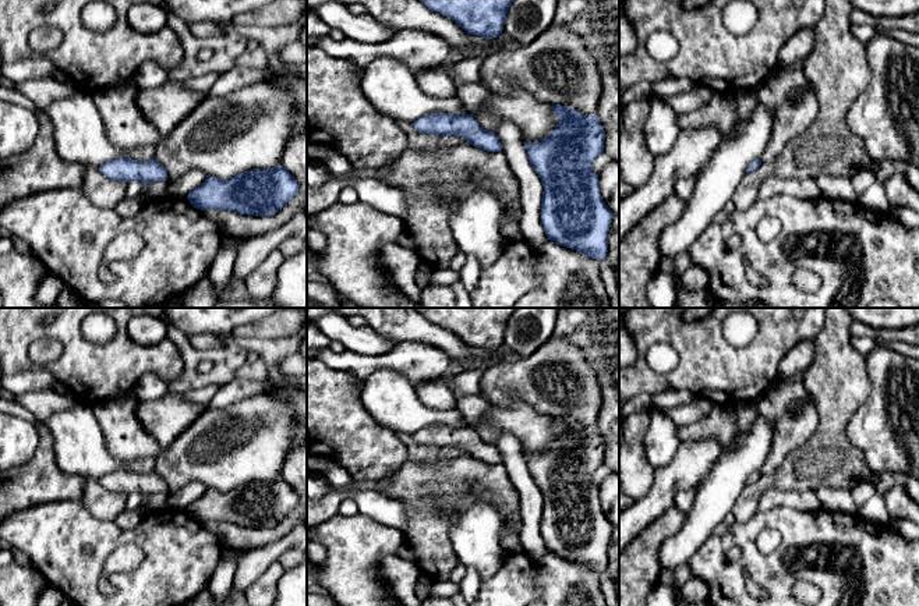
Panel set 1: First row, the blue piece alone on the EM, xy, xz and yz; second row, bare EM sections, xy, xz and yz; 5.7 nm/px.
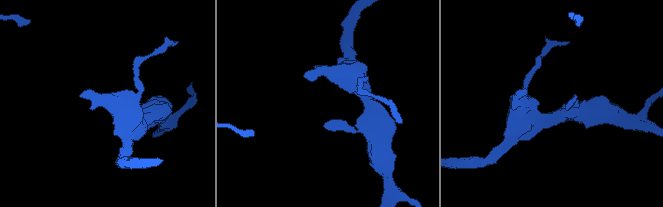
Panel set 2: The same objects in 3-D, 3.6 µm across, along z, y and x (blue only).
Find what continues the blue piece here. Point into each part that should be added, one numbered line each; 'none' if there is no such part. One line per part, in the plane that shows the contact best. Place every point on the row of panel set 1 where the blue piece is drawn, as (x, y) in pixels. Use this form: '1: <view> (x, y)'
none

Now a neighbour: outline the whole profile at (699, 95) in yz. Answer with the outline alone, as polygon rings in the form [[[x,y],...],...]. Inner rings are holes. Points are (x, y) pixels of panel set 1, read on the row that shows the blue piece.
[[[694,84],[693,88],[686,93],[679,93],[679,95],[667,98],[667,103],[678,114],[688,114],[706,106],[713,99],[714,93],[715,92],[713,92],[707,86]]]

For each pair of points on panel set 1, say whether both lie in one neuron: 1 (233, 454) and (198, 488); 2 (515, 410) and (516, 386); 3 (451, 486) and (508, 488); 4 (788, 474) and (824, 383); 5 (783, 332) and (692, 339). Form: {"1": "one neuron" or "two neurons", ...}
{"1": "two neurons", "2": "two neurons", "3": "one neuron", "4": "one neuron", "5": "one neuron"}

